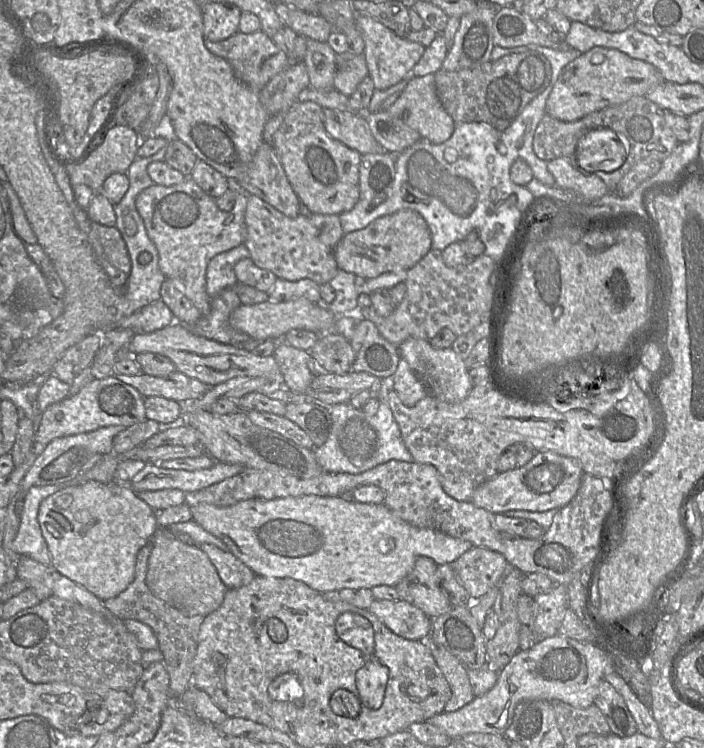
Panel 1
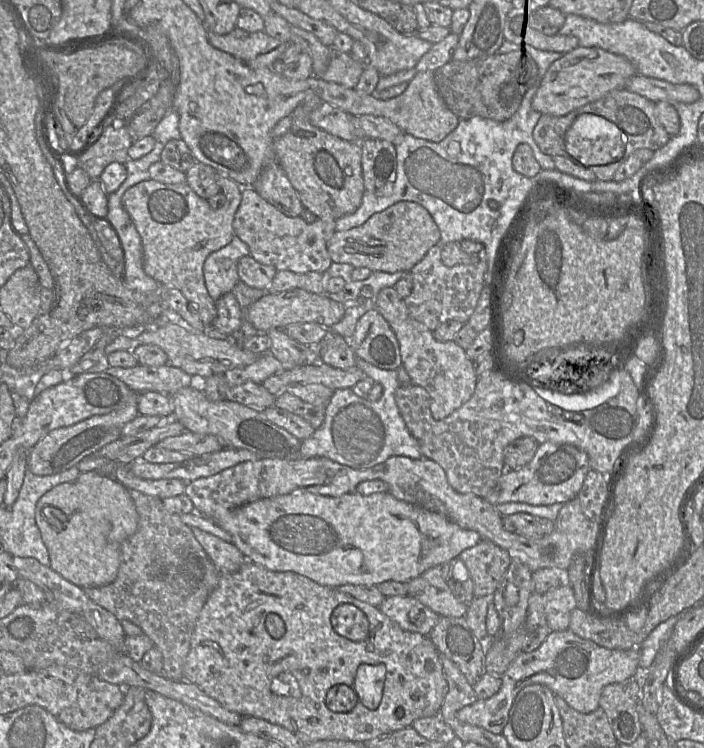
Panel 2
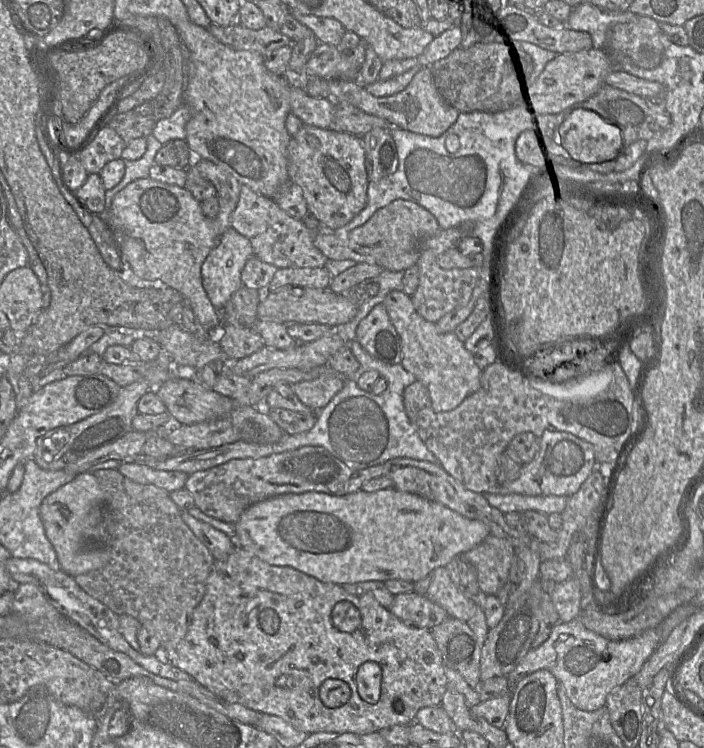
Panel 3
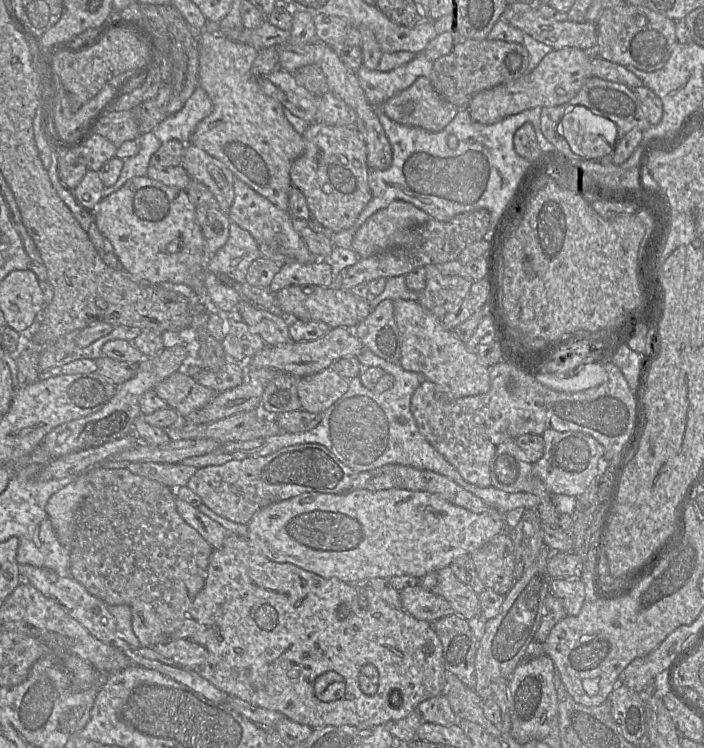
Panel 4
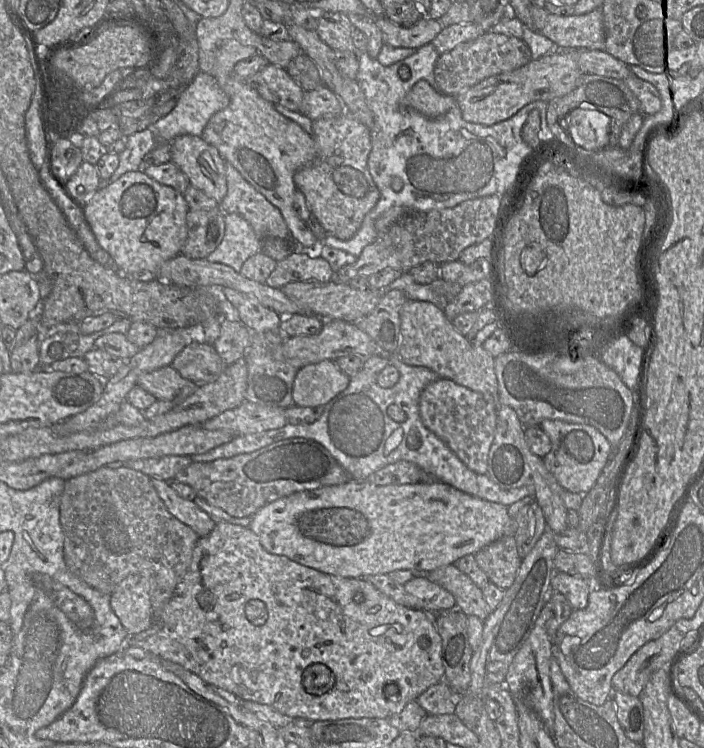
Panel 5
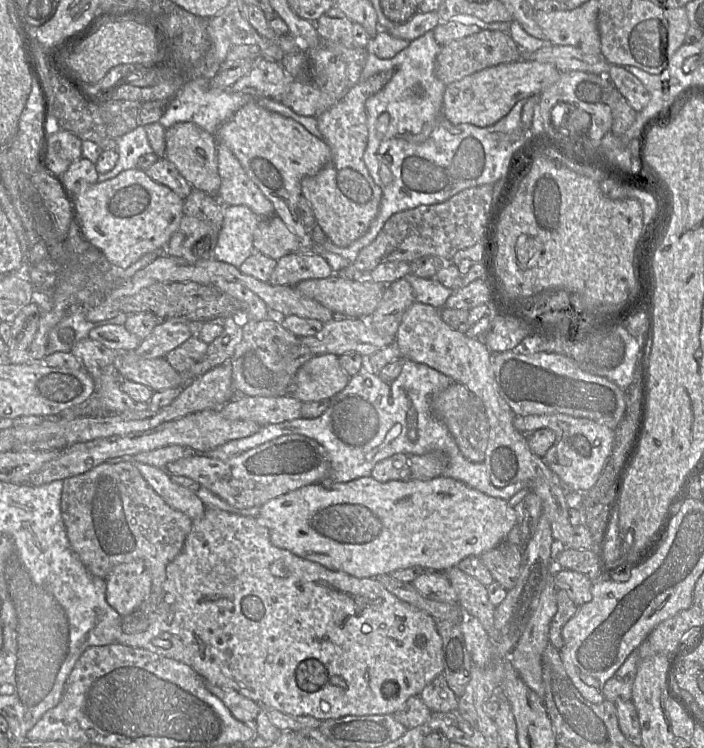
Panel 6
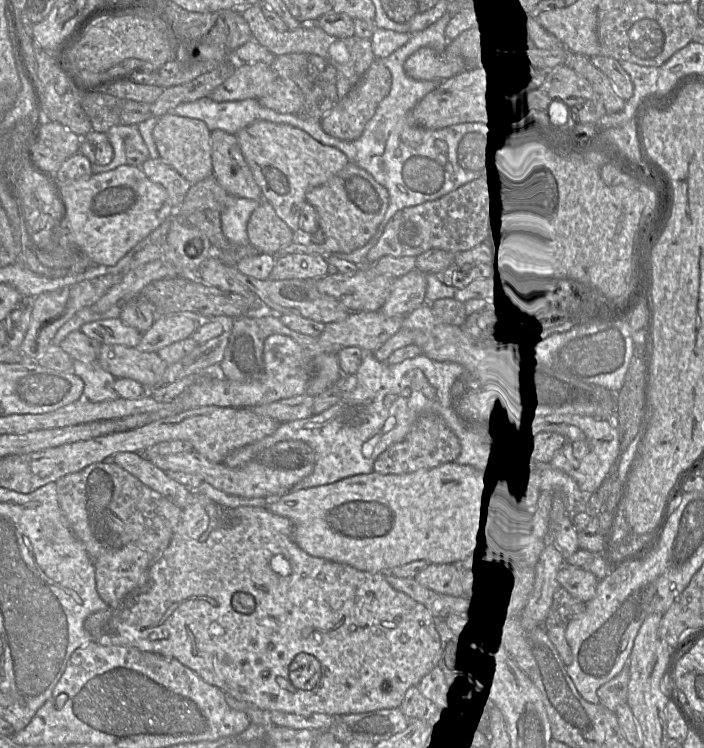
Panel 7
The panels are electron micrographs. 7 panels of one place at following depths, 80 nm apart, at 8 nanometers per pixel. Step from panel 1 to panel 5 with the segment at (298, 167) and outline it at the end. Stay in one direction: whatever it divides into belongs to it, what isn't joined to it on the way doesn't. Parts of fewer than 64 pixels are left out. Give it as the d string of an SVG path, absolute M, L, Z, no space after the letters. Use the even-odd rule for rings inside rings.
M344 111L338 116L314 120L312 137L316 143L316 156L311 163L299 168L294 173L296 188L304 194L313 216L327 231L327 235L332 235L340 240L348 240L360 229L364 217L374 208L380 197L379 190L367 166L371 151L371 132L365 125Z

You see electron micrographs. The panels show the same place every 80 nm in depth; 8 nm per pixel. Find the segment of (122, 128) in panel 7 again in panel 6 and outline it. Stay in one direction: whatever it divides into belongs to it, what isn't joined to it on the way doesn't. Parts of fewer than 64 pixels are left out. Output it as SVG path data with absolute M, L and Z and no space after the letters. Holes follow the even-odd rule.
M138 126L115 140L118 161L112 170L98 175L98 182L112 179L124 170L137 168L139 157L153 152L144 126Z

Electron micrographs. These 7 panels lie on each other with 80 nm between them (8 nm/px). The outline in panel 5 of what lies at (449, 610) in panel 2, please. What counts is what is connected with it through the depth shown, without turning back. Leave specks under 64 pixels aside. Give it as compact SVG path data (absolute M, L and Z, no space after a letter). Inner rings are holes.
M454 564L433 570L425 577L449 591L456 600L456 608L467 616L477 616L485 621L490 615L482 589Z

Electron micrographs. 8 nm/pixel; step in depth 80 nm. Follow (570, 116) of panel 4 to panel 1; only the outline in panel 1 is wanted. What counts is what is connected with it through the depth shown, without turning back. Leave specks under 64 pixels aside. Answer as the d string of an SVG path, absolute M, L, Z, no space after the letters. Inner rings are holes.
M597 128L582 136L576 146L577 166L587 172L612 172L618 169L627 155L624 139L608 128Z

